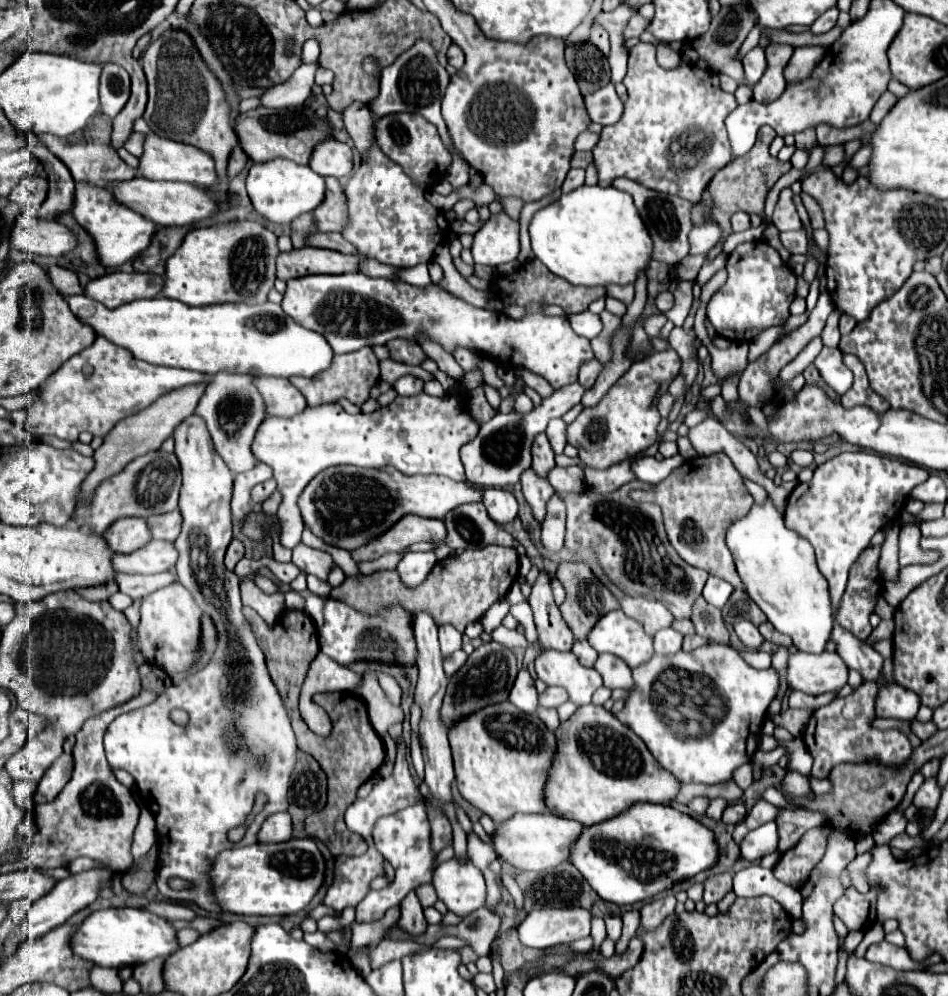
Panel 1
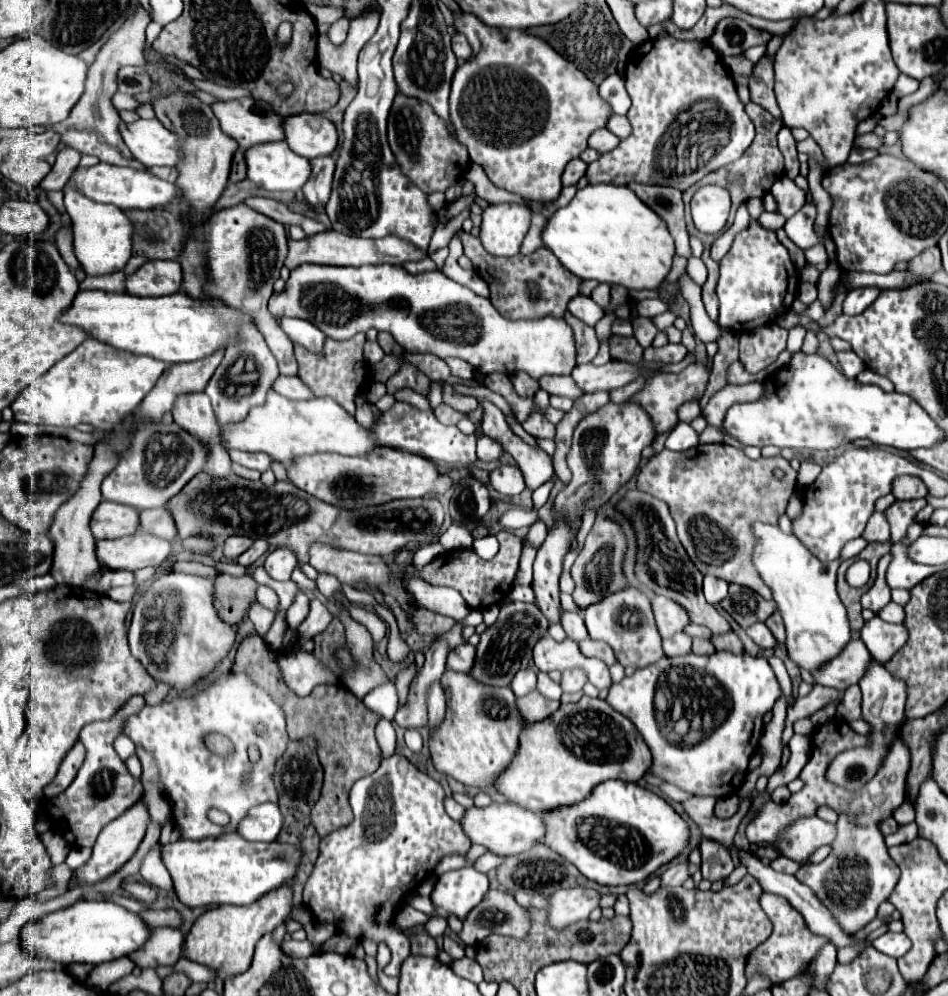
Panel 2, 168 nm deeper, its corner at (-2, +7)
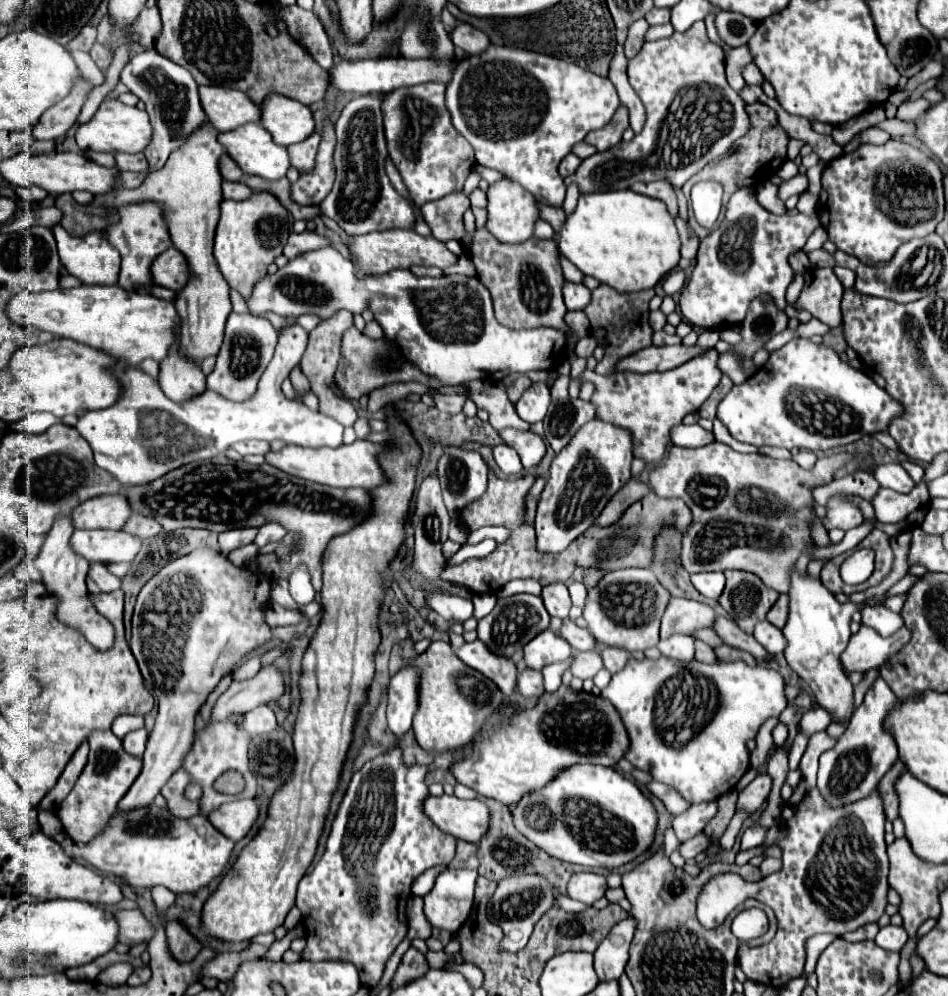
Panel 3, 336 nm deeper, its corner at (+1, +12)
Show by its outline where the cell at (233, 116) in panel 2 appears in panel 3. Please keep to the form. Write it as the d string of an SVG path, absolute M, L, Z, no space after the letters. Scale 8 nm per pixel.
M199 86L199 96L209 122L219 132L231 132L237 130L237 126L261 122L261 108L253 104L245 92L221 86Z

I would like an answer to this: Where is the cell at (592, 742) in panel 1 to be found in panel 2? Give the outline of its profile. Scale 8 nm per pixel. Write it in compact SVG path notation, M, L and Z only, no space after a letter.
M582 697L578 703L562 703L556 713L538 723L524 725L520 733L520 745L510 765L496 779L496 789L514 805L520 805L530 811L550 811L560 805L574 805L588 797L594 785L608 779L622 779L636 783L650 769L650 749L636 731L630 719L614 711L606 701Z

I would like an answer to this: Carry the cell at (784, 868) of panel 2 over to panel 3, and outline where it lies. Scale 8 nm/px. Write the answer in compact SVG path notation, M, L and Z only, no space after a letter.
M765 858L759 868L761 868L763 876L769 876L769 874L773 874L773 872L779 872L779 870L781 870L781 864L783 864L781 858Z

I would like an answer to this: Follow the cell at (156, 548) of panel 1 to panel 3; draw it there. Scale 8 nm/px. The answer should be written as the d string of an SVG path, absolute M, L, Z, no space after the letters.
M75 530L71 548L89 562L133 562L143 540L123 530Z

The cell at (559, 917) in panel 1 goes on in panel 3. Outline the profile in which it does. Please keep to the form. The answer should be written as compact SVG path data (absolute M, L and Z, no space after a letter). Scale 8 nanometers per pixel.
M579 872L571 878L567 886L567 896L583 902L585 906L591 906L595 900L605 896L605 890L607 890L607 884L603 876L593 872Z

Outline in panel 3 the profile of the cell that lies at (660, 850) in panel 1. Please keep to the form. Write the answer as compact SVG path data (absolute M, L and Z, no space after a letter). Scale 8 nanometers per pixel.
M577 764L545 788L529 792L513 808L515 828L549 856L615 870L647 852L657 832L657 810L651 800L615 768Z

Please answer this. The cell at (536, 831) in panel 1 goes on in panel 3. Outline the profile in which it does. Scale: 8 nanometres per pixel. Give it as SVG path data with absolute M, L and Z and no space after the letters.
M429 796L425 802L425 814L447 834L467 840L481 842L489 832L489 808L483 800L461 800L457 796Z

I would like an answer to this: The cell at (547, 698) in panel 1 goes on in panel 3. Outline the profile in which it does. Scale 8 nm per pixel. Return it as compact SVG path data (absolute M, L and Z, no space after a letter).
M575 652L569 670L575 678L585 680L585 678L593 678L601 668L603 668L603 662L597 652Z

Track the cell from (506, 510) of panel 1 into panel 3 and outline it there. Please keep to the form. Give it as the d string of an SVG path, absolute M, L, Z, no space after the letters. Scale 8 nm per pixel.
M507 444L495 446L493 456L495 456L495 462L503 474L507 474L507 476L521 476L523 474L521 460L511 446L507 446Z

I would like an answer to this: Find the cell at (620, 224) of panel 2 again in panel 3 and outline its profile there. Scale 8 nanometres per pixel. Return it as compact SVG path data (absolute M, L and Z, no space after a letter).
M631 190L591 192L581 194L577 208L567 214L565 224L557 234L559 252L575 264L585 276L597 278L601 284L613 286L617 292L639 292L653 288L667 272L679 264L679 234L665 204L655 198L635 194Z

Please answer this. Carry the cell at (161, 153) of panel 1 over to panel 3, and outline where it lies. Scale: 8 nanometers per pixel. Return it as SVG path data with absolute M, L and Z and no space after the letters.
M103 100L95 116L77 128L77 144L81 150L101 150L101 152L127 152L139 154L149 146L153 136L153 128L149 124L149 116L145 110L137 110L135 106L125 106L119 100Z

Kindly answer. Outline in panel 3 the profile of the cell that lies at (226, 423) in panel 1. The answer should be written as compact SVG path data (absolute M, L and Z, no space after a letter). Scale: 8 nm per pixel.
M231 312L225 328L223 346L217 354L215 370L207 376L207 388L229 400L247 400L249 396L253 396L253 392L257 390L261 372L267 368L267 364L273 358L277 336L279 334L265 318Z

